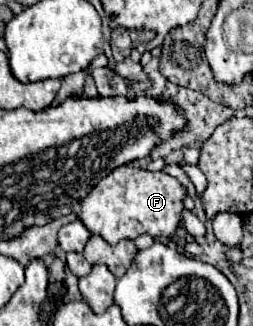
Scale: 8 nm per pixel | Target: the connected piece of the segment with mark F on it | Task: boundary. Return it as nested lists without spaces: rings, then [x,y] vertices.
[[[119,166],[109,176],[101,178],[99,184],[79,200],[81,214],[77,218],[91,234],[101,236],[109,244],[117,244],[125,238],[135,240],[139,234],[167,238],[179,226],[185,192],[185,186],[165,172],[145,172],[141,168]]]

